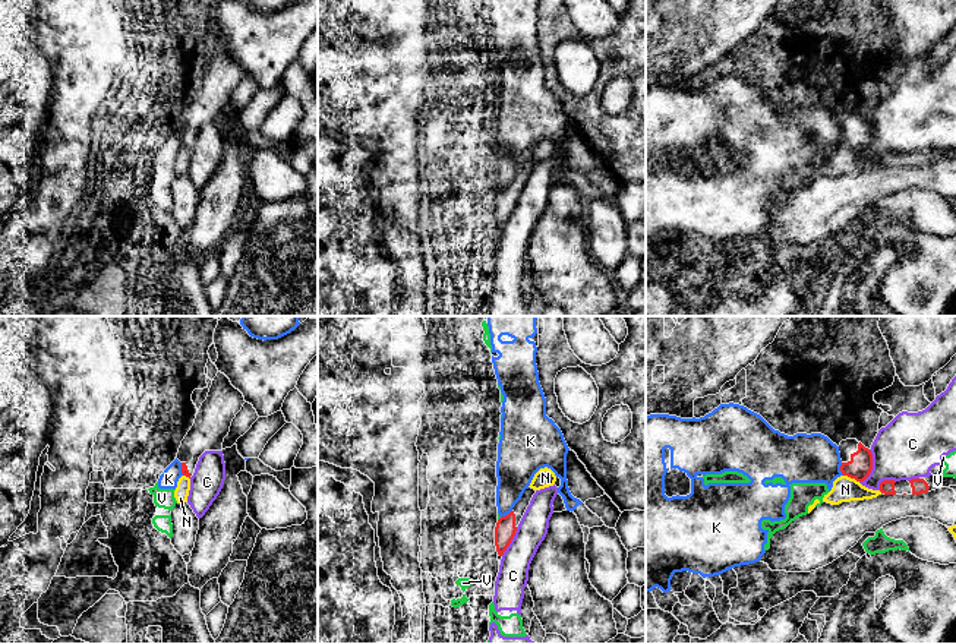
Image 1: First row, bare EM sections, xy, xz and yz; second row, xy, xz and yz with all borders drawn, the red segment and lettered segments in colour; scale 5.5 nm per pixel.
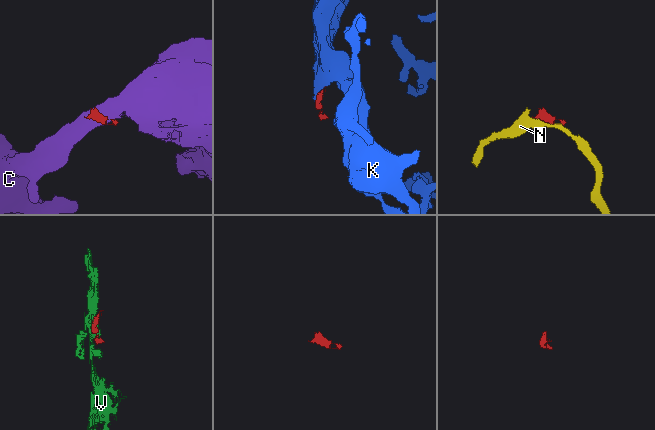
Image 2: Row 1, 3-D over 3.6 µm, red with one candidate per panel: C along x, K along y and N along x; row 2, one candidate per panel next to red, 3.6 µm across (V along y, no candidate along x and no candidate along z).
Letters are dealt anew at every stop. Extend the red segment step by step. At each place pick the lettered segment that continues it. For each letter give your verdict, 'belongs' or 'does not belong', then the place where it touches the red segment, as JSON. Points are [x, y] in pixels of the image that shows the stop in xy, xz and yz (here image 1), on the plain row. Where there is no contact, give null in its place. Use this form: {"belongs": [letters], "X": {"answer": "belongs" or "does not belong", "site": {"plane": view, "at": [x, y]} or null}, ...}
{"belongs": [], "C": {"answer": "does not belong", "site": {"plane": "yz", "at": [871, 139]}}, "K": {"answer": "does not belong", "site": {"plane": "yz", "at": [841, 141]}}, "N": {"answer": "does not belong", "site": {"plane": "yz", "at": [851, 150]}}, "V": {"answer": "does not belong", "site": {"plane": "xz", "at": [499, 191]}}}

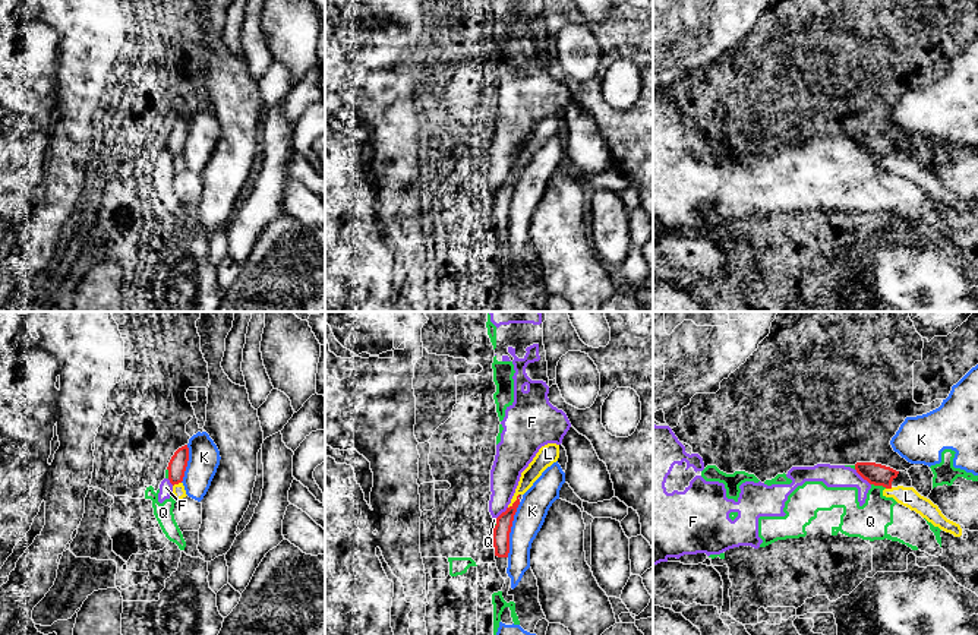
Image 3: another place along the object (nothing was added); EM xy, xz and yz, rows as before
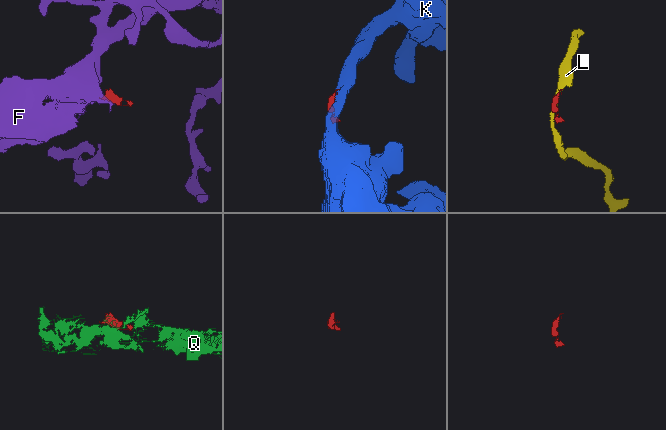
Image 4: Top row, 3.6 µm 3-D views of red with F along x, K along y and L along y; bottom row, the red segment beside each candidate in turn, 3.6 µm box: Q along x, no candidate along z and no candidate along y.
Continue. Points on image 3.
{"belongs": [], "F": {"answer": "does not belong", "site": {"plane": "yz", "at": [863, 149]}}, "K": {"answer": "does not belong", "site": {"plane": "xz", "at": [510, 202]}}, "L": {"answer": "does not belong", "site": {"plane": "xz", "at": [516, 173]}}, "Q": {"answer": "does not belong", "site": {"plane": "yz", "at": [879, 157]}}}

